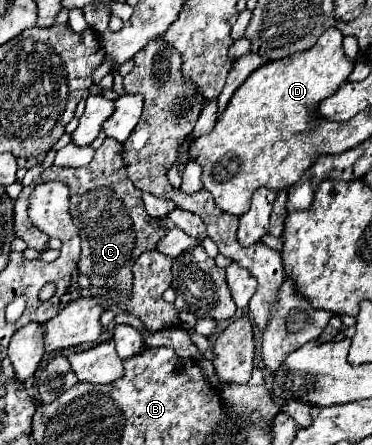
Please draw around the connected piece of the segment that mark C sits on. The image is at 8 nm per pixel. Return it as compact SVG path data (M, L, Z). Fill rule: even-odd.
M104 139L102 147L96 149L94 159L86 167L56 167L44 171L42 181L60 181L68 185L70 189L70 215L74 225L80 229L82 239L82 257L80 257L80 273L86 275L94 287L108 287L118 289L124 293L130 293L132 289L132 265L136 257L140 257L144 251L154 249L158 239L166 233L166 229L160 229L146 213L142 203L142 193L134 189L132 181L126 175L126 167L122 161L122 145L114 139Z

